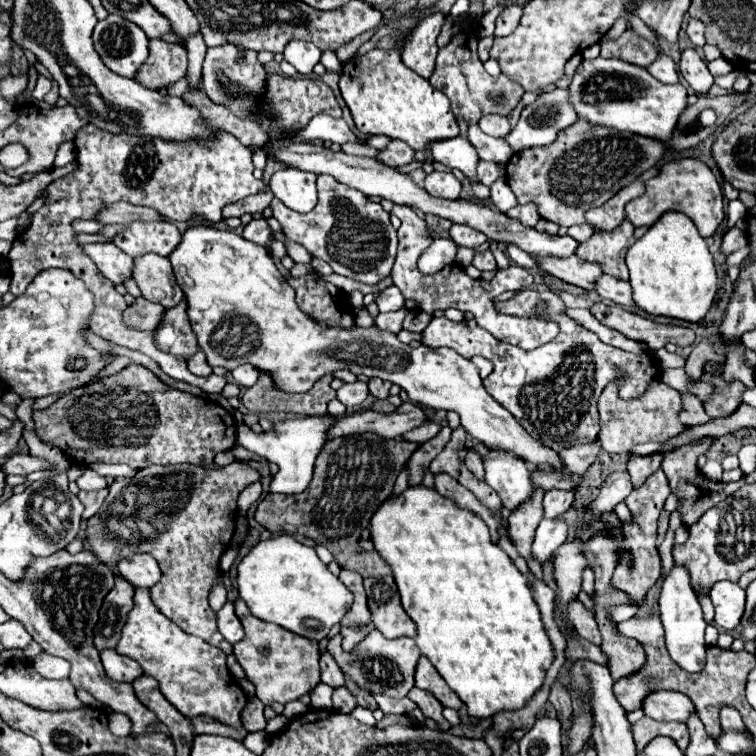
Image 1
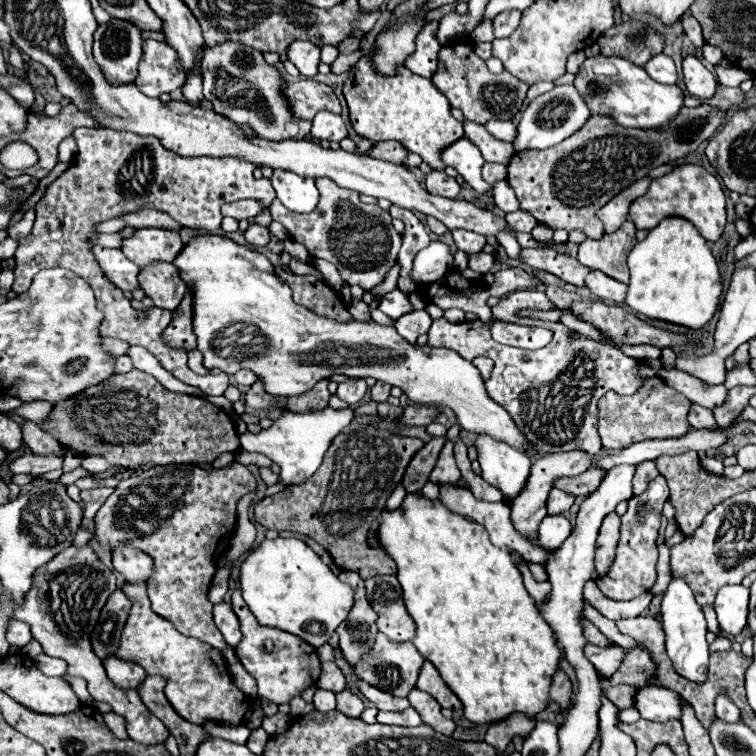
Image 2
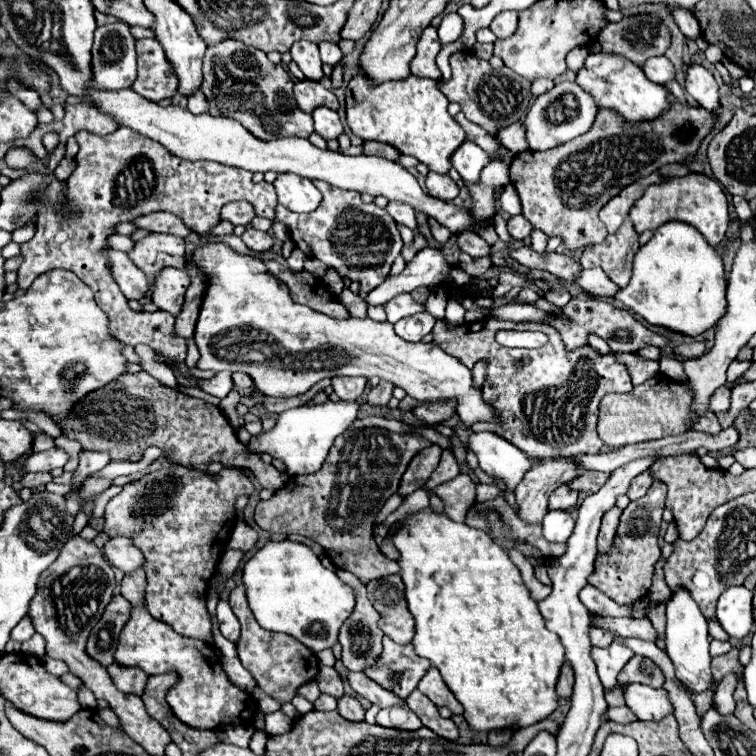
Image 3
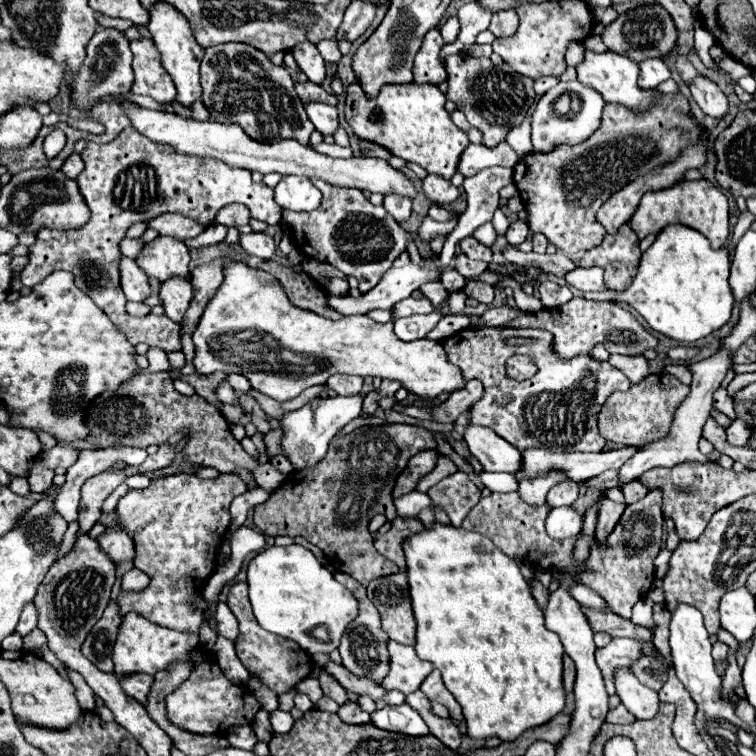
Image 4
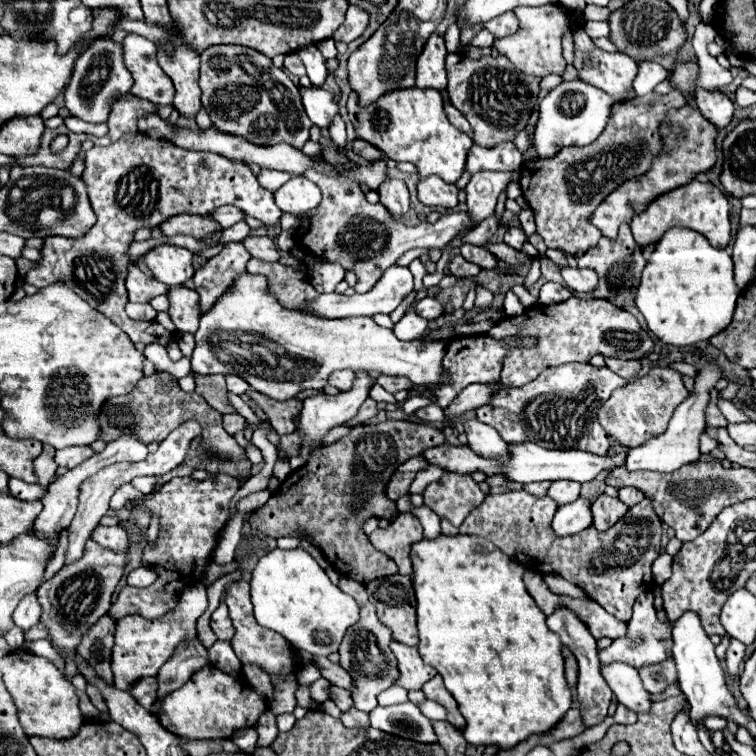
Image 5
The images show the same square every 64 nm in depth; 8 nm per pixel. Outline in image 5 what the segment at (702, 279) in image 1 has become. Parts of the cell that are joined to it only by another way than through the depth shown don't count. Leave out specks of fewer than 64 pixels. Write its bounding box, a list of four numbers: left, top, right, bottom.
[636,228,738,348]

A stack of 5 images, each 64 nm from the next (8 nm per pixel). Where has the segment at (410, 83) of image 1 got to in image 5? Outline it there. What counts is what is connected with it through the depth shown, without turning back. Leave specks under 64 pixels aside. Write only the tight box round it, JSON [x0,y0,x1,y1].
[348,88,474,184]

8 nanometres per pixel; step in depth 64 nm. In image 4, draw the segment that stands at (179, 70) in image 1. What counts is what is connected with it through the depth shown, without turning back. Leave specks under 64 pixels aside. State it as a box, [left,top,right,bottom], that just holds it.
[130,38,176,104]

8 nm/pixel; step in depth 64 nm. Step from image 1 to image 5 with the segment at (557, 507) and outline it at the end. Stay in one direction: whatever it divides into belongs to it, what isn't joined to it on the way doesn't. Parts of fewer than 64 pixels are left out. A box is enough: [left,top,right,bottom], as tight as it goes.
[548,480,580,506]

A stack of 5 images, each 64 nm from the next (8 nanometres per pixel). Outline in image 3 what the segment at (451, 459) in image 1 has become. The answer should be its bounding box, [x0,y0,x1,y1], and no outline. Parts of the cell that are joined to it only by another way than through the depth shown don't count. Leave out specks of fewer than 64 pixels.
[424,450,460,490]

